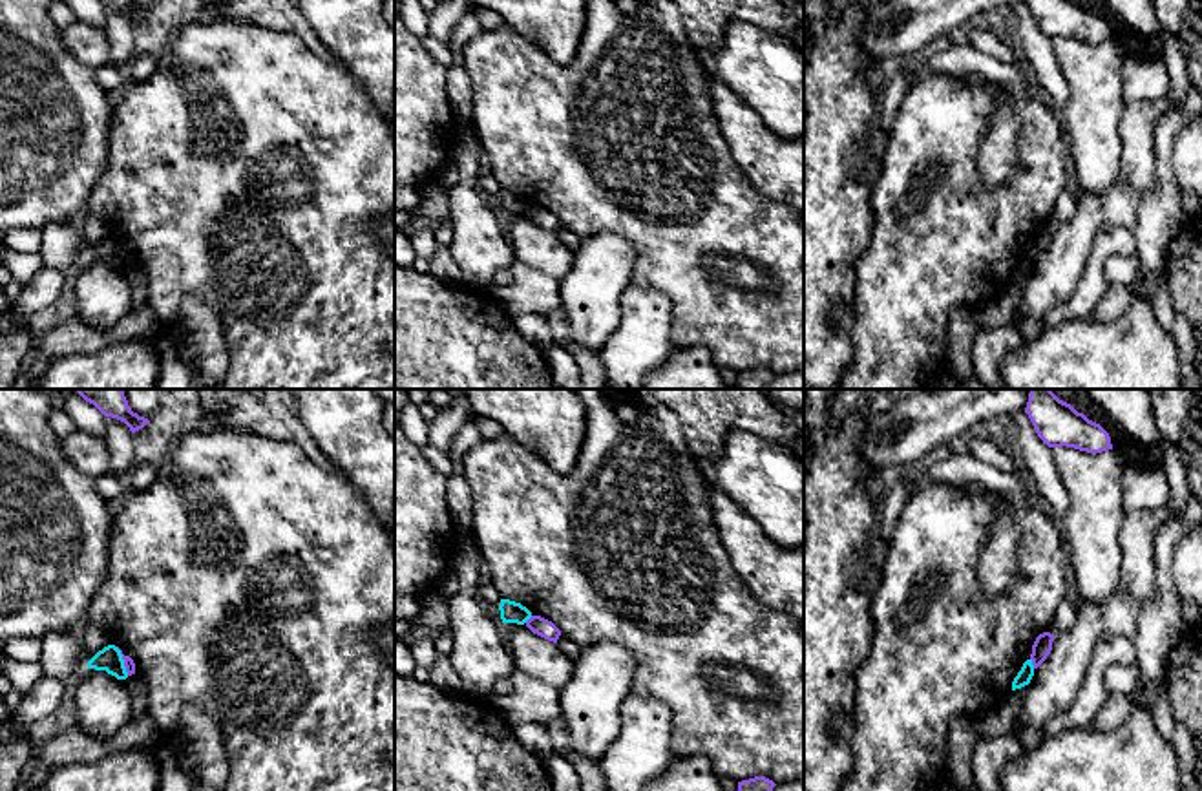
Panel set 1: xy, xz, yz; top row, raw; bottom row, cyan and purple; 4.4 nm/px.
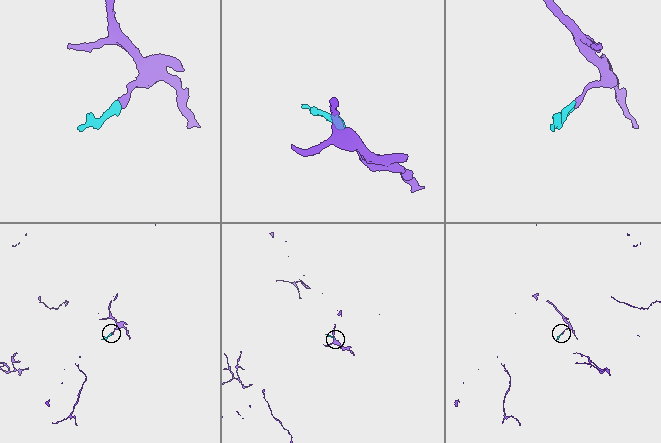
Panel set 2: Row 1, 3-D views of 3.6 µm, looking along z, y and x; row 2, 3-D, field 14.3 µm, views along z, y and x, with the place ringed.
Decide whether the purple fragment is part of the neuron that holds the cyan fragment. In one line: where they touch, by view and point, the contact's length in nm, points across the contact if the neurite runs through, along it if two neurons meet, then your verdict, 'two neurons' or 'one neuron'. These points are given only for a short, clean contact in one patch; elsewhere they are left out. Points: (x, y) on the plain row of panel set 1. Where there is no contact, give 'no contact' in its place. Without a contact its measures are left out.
contact yz (1031, 254); length 50 nm; border yz (1031, 249), (1034, 258); two neurons

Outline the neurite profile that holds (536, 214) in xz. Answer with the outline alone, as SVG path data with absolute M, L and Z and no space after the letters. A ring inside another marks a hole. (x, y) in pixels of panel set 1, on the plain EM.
M532 206L532 208L526 212L526 217L528 217L533 225L537 225L537 227L548 230L548 232L554 232L554 234L557 234L559 227L561 227L561 221L559 221L552 212L544 210L544 208L541 208L541 206Z

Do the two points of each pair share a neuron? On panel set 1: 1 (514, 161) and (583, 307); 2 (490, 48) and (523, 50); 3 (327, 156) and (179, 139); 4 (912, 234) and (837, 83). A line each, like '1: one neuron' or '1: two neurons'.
1: two neurons
2: one neuron
3: one neuron
4: two neurons

